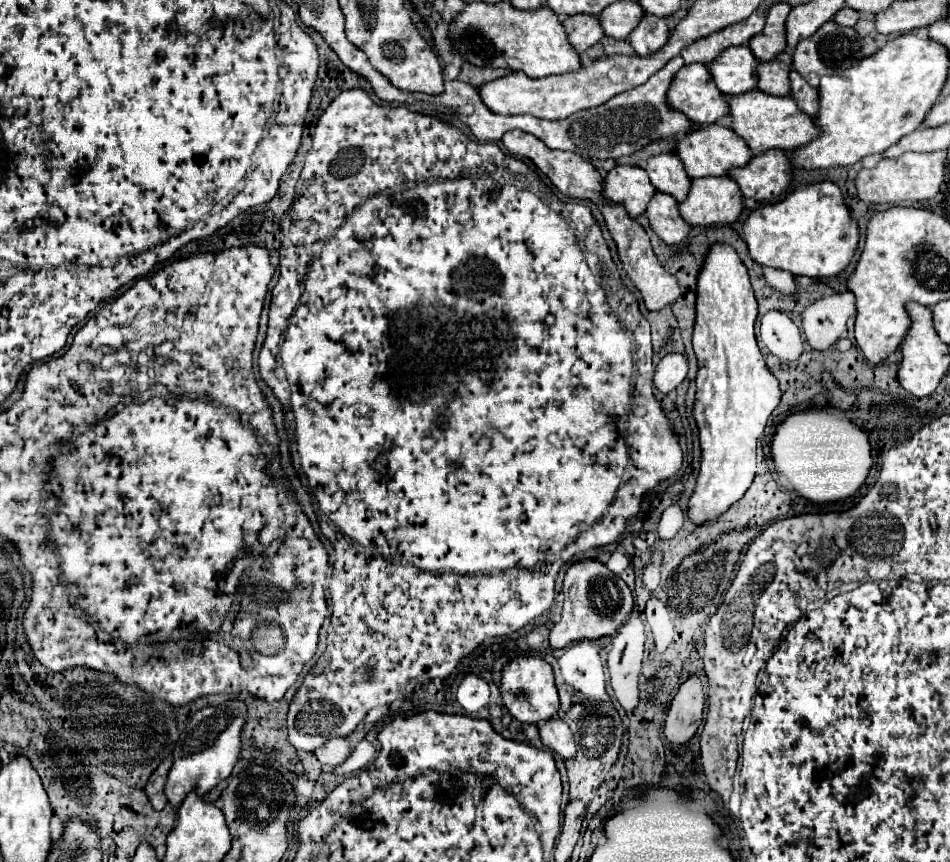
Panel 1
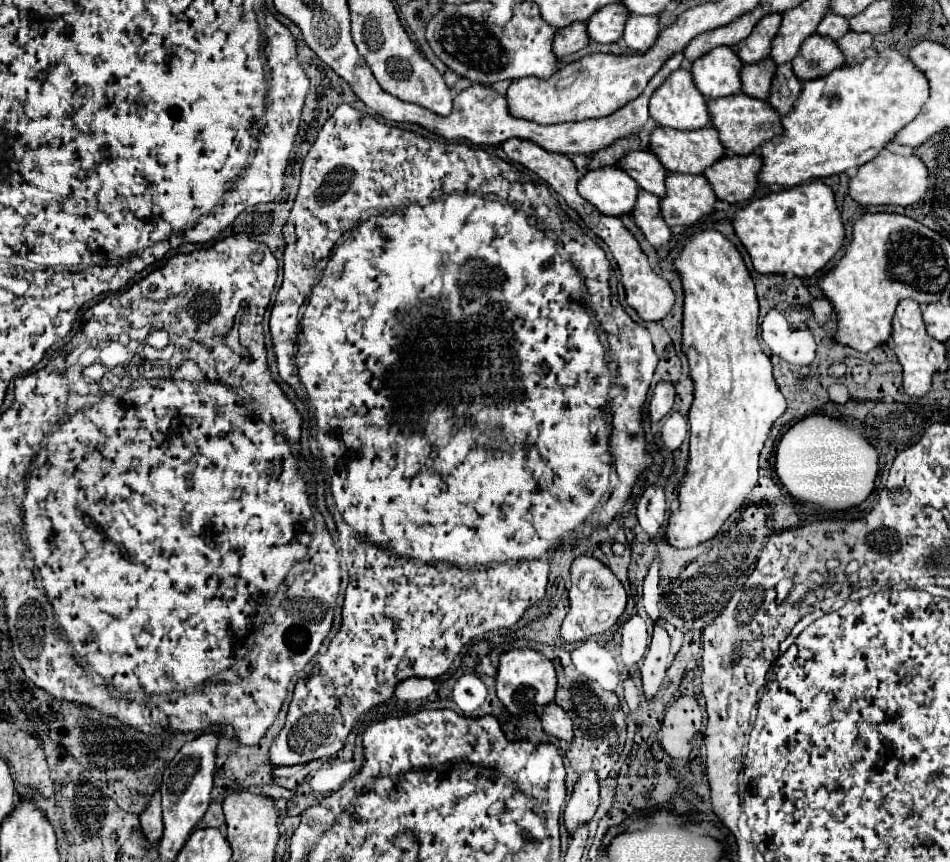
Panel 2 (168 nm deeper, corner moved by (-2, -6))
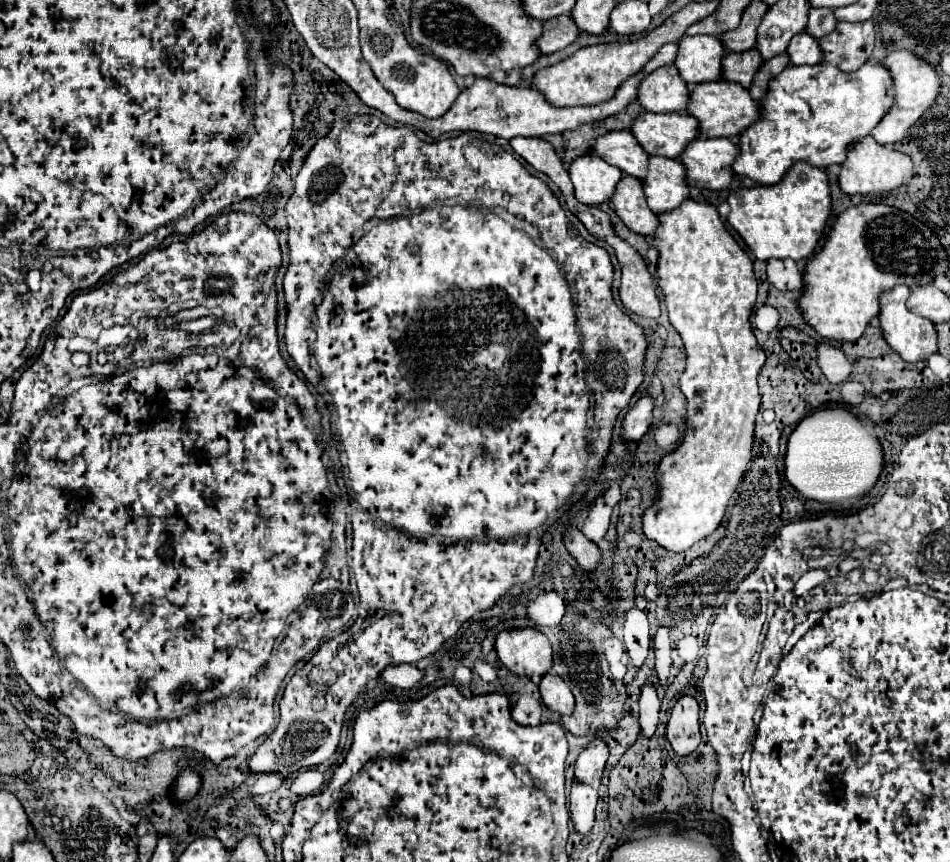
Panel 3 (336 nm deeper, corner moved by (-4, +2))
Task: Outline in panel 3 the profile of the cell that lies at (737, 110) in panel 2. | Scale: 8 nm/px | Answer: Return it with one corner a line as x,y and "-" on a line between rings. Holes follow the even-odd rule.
716,80
716,82
704,82
700,86
694,86
694,92
690,94
688,112
700,122
700,132
710,138
730,138
738,140
738,136
748,130
754,122
760,120
760,104
750,96
746,88
742,88
736,82
728,80

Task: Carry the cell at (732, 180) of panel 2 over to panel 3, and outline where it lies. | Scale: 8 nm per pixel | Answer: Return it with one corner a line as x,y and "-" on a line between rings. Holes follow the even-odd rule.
696,138
690,150
680,156
688,168
688,182
700,190
726,190
734,182
732,164
740,154
728,138

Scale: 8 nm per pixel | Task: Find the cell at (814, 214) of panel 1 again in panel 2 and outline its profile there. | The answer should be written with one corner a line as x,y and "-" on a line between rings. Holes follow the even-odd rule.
818,180
754,198
746,208
736,212
732,226
748,250
754,270
760,274
812,276
822,270
844,244
844,224
834,194

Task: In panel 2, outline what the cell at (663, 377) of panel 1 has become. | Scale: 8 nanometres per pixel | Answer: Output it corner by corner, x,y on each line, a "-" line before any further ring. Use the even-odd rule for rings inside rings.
660,382
654,388
652,398
648,402
648,420
650,422
662,420
670,412
672,404
674,404
674,384
672,382

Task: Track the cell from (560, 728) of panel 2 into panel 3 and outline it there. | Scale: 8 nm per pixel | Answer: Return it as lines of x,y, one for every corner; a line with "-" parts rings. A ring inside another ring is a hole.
546,674
540,682
540,694
550,712
558,712
560,716
574,712
574,696
560,676

